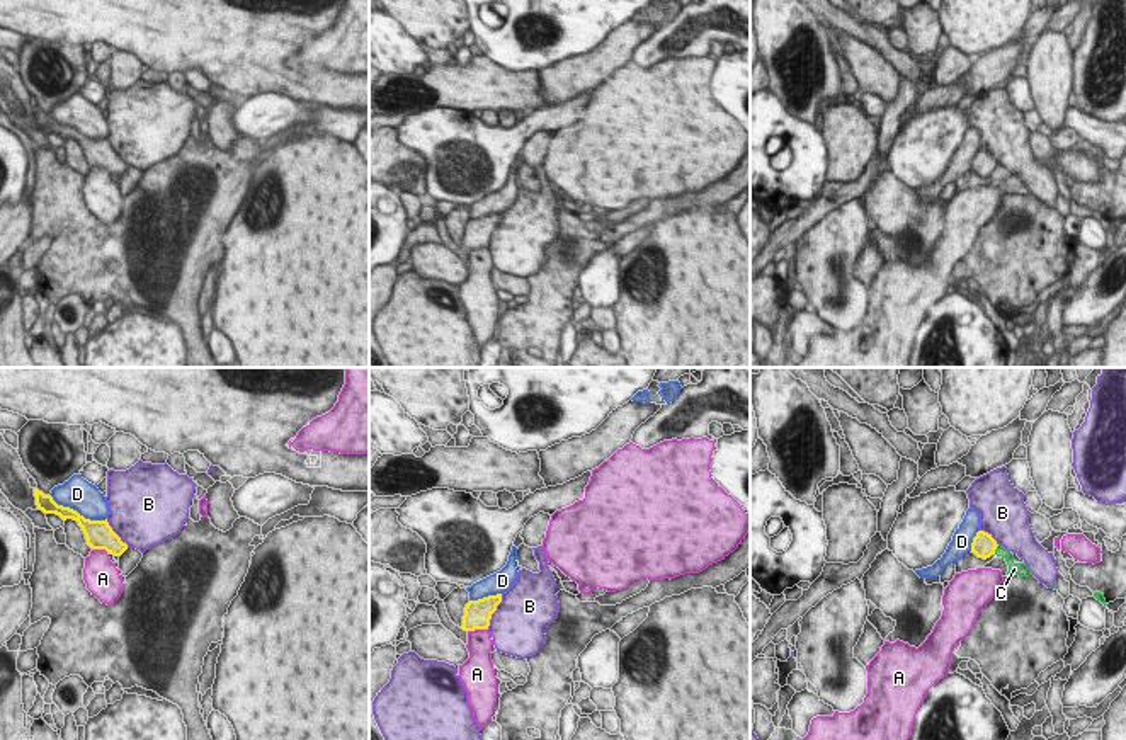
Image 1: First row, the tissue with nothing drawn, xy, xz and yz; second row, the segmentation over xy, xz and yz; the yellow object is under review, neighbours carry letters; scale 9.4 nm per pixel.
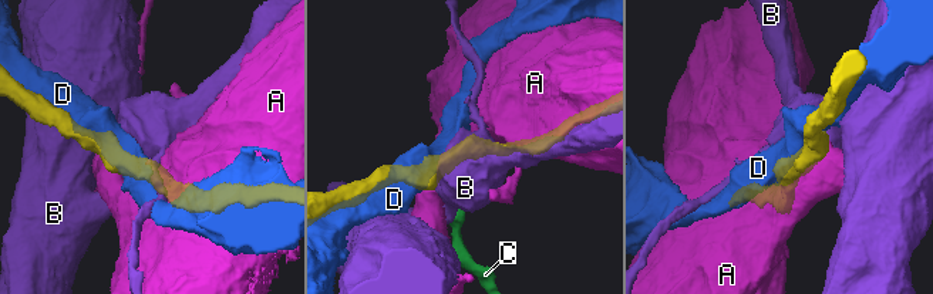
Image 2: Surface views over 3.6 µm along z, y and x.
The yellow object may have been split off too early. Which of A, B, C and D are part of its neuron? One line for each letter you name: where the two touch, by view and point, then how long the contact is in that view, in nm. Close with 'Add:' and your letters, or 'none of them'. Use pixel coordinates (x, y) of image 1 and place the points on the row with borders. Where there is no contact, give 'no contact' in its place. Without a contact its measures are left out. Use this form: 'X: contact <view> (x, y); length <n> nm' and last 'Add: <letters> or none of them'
Add: none of them

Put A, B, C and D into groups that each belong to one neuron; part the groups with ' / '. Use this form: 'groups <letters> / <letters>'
groups A / B / C / D

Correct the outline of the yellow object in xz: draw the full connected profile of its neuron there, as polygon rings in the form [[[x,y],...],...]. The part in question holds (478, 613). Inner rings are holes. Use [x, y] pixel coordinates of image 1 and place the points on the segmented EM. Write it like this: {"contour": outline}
{"contour": [[[502,594],[488,595],[478,601],[469,601],[464,607],[463,626],[464,631],[488,629],[492,614],[502,602]]]}

